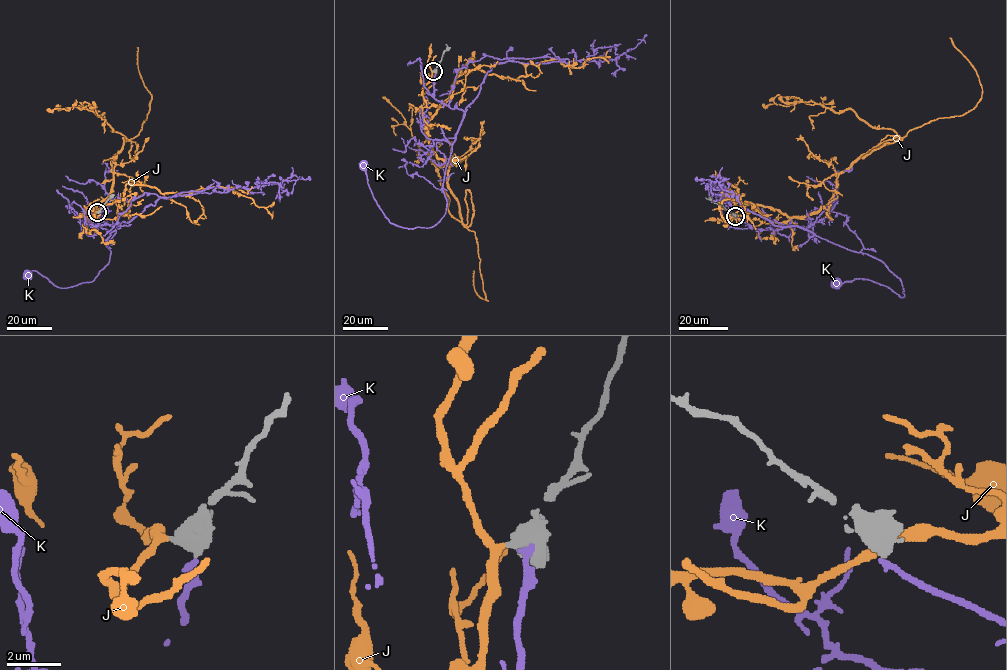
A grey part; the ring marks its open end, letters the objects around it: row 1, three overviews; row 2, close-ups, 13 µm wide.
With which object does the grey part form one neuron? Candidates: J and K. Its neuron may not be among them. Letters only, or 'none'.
J

